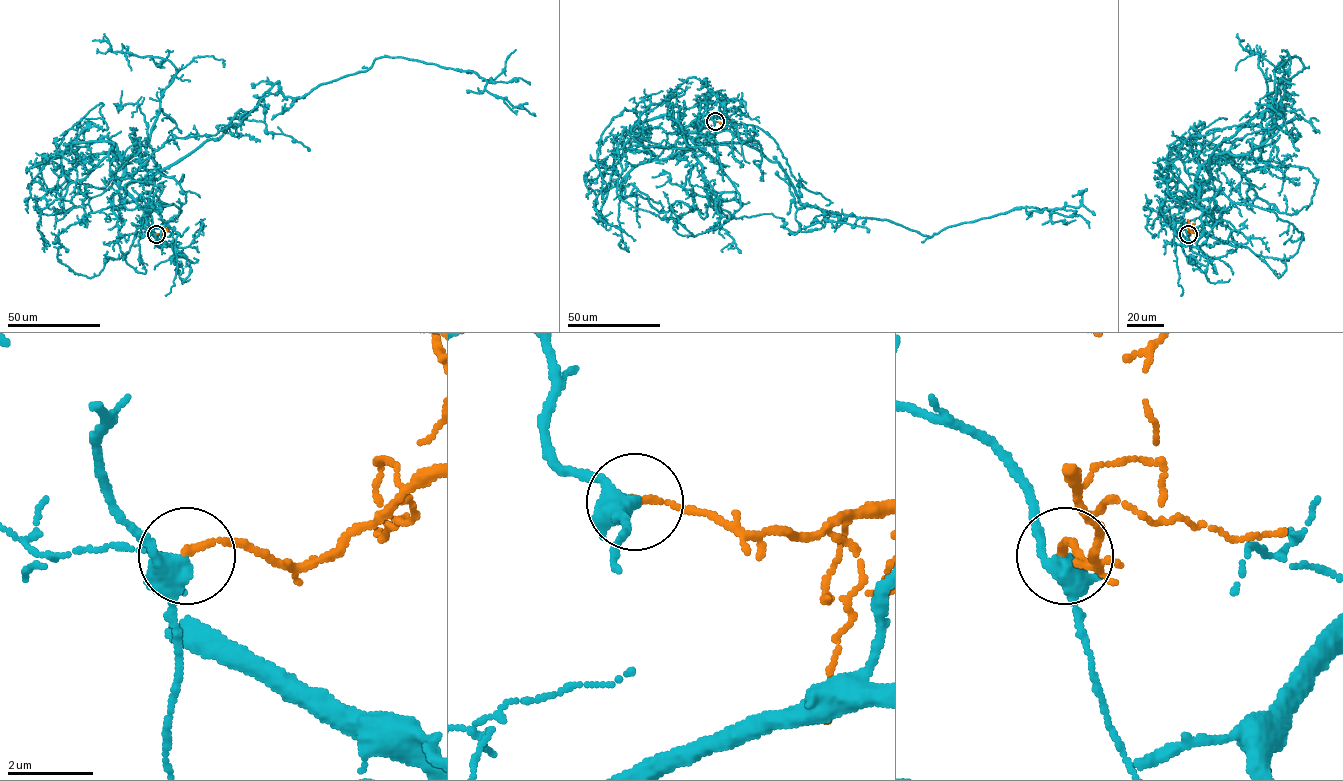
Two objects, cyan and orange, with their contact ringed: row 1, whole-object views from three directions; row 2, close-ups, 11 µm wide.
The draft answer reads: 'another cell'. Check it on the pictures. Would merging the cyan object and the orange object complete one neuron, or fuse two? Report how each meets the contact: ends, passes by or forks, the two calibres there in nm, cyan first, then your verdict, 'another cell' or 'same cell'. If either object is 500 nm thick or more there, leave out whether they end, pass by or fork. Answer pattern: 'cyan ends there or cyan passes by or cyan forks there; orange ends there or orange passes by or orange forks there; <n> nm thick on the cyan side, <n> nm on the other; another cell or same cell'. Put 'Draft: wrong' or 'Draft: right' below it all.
cyan forks there; orange ends there; 320 nm thick on the cyan side, 150 nm on the other; another cell
Draft: right

